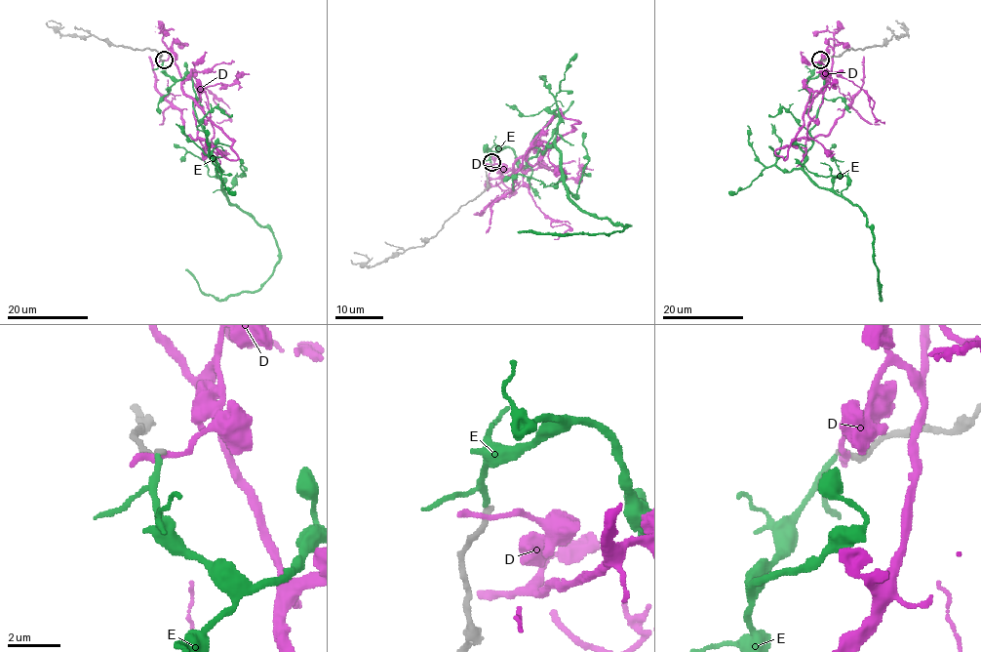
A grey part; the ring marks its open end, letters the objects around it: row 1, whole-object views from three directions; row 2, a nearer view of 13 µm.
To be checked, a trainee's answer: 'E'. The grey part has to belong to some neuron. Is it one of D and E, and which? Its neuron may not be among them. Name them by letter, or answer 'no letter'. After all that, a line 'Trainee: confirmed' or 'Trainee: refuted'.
no letter
Trainee: refuted

